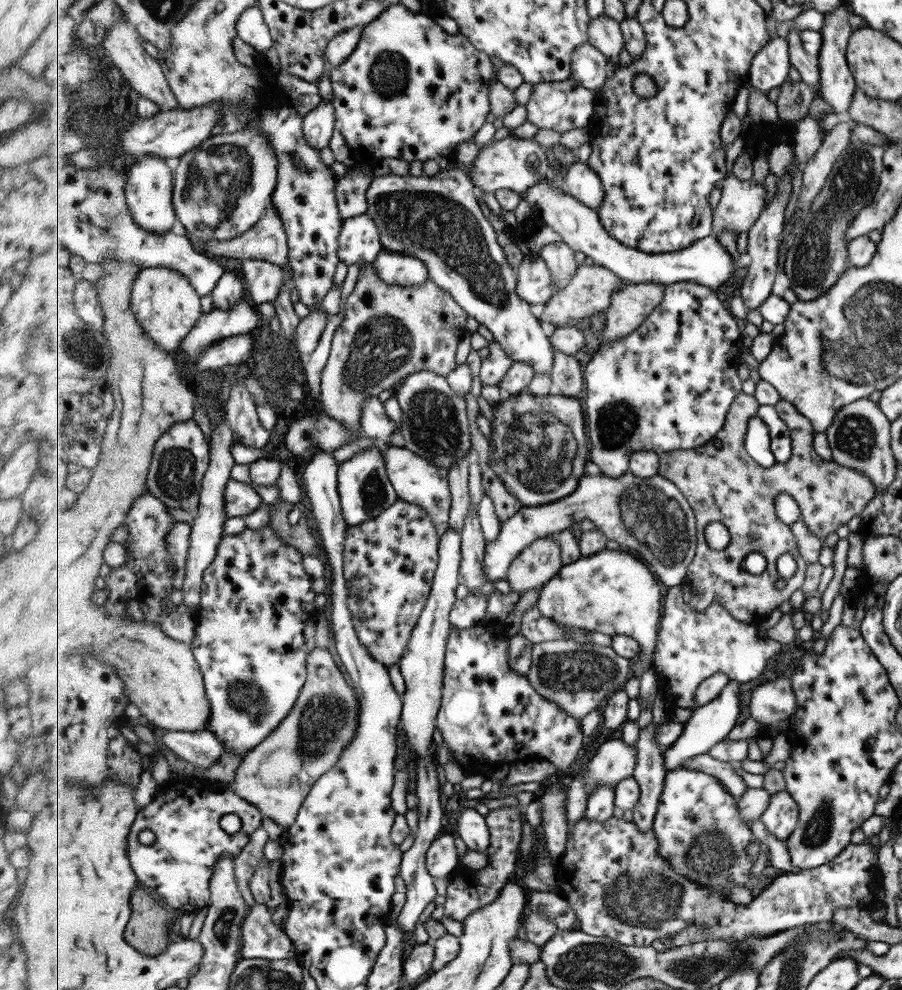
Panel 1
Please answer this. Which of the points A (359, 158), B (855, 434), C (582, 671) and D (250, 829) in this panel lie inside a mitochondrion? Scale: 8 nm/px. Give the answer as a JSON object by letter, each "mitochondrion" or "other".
{"A":"other","B":"mitochondrion","C":"mitochondrion","D":"other"}

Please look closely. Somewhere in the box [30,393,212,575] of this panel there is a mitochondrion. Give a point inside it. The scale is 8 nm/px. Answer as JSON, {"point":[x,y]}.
{"point":[175,474]}

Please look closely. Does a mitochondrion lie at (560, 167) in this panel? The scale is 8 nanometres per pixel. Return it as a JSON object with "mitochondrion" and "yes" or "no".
{"mitochondrion":"no"}

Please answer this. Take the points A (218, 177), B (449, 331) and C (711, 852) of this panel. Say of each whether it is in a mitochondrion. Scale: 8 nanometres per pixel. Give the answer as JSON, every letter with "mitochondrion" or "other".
{"A":"mitochondrion","B":"other","C":"mitochondrion"}

